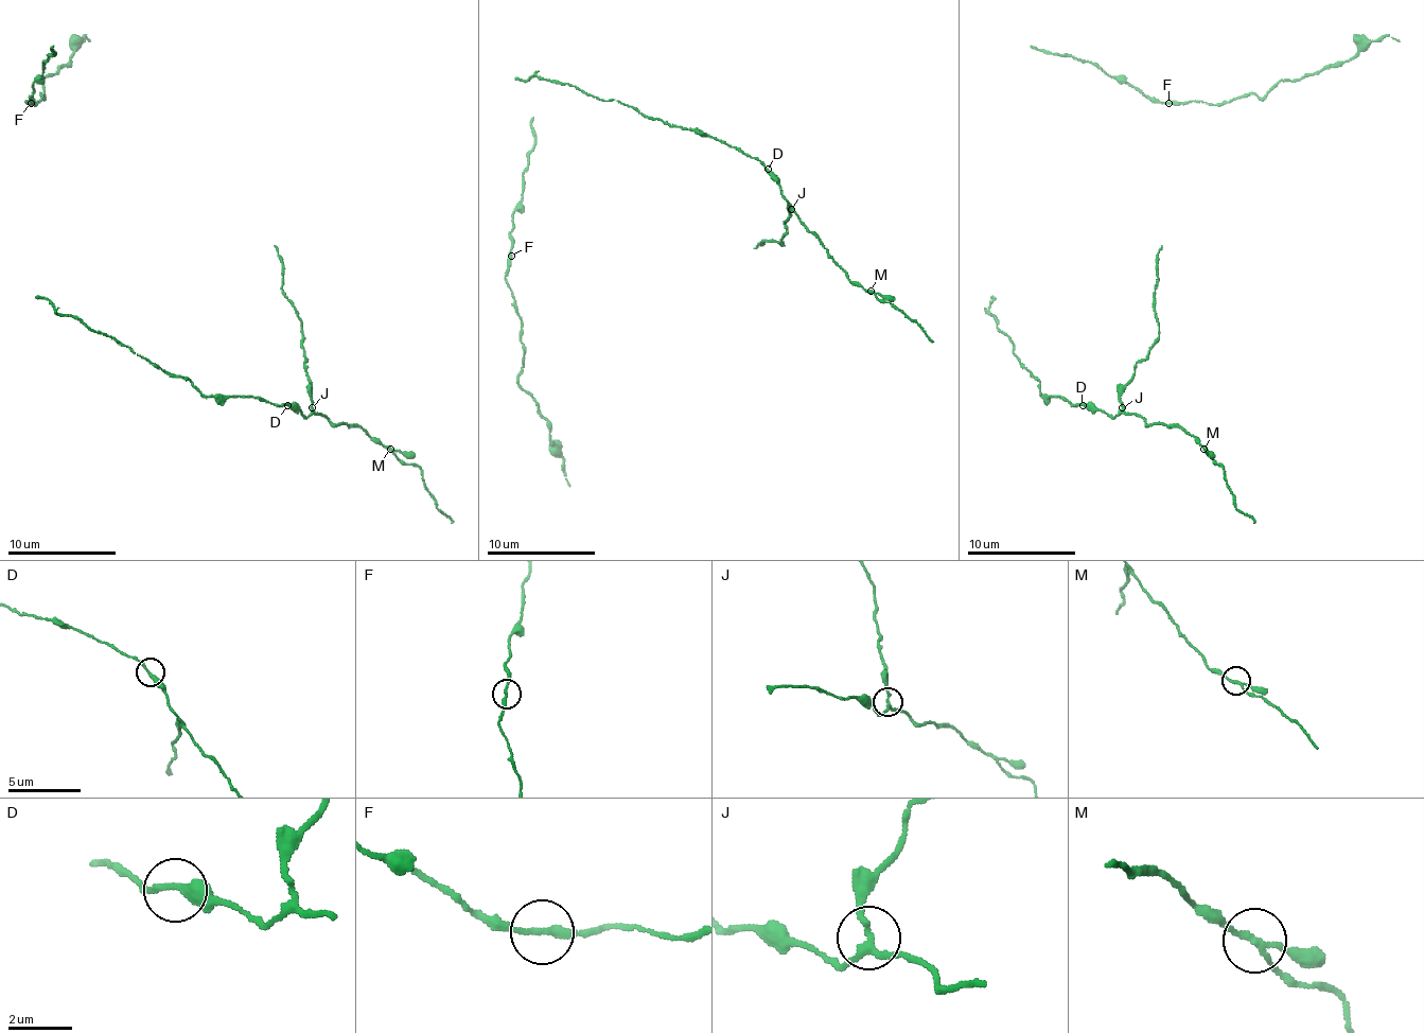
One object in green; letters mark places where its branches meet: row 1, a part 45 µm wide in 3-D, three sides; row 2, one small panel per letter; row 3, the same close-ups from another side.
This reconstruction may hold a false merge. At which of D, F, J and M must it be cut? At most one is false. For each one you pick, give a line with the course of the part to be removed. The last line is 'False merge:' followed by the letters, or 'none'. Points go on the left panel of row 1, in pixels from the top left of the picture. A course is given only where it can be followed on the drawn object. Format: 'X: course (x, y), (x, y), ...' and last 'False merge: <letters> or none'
J: course (312, 408), (299, 311), (282, 292), (282, 257), (275, 246)
False merge: J

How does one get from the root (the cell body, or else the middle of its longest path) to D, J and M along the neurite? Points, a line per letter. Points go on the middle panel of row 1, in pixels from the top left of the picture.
D: (532, 76), (576, 85), (597, 99), (614, 99), (670, 125), (698, 128), (740, 147), (768, 169)
J: (532, 76), (576, 85), (597, 99), (614, 99), (649, 118), (698, 128), (740, 147), (768, 172), (792, 209)
M: (532, 76), (576, 85), (740, 147), (846, 277), (871, 291)

